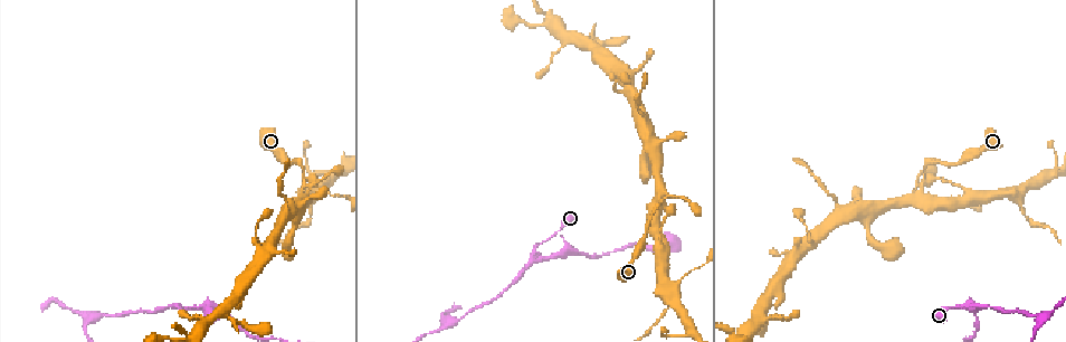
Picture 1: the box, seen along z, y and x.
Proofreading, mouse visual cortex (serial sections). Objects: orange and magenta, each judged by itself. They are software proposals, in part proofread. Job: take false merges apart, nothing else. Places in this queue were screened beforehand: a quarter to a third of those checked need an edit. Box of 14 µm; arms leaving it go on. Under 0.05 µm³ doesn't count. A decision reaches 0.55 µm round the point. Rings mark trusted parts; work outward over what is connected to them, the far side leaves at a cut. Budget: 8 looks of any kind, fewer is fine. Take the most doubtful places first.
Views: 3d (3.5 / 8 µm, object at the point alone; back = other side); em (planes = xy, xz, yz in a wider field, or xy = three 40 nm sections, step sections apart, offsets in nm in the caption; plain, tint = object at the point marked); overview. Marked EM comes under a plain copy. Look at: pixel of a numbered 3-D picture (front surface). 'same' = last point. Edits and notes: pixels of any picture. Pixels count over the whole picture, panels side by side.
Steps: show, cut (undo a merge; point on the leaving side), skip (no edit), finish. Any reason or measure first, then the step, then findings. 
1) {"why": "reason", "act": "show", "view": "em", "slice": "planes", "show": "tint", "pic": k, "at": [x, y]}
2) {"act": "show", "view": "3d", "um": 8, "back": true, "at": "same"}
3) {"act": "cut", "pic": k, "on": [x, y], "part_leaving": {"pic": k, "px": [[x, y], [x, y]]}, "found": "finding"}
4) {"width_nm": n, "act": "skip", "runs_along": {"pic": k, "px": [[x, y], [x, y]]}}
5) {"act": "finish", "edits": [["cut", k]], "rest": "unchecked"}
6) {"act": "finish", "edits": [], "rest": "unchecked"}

{"why": "side arm on a straight run", "act": "show", "view": "3d", "um": 3.5, "pic": 1, "at": [176, 307]}

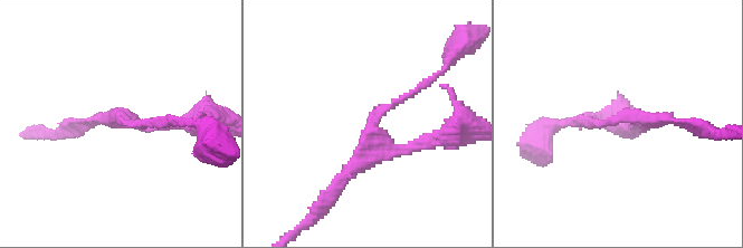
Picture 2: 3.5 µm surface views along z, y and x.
{"arms": 3, "arm_widths_nm": [100, 150, 200], "act": "show", "view": "em", "slice": "xy", "step": 5, "show": "tint", "pic": 2, "at": [119, 115]}

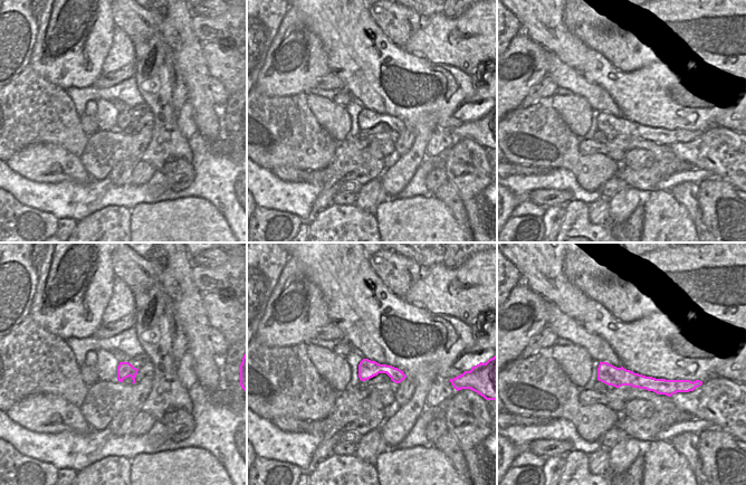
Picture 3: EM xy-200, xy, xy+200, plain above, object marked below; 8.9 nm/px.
{"width_nm": 170, "act": "skip", "runs_along": {"pic": 3, "px": [[600, 370], [615, 377], [672, 388]]}, "found": "continuous, no second cell"}

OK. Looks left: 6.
{"why": "calibre changes", "act": "show", "view": "3d", "um": 8, "back": true, "pic": 1, "at": [94, 315]}

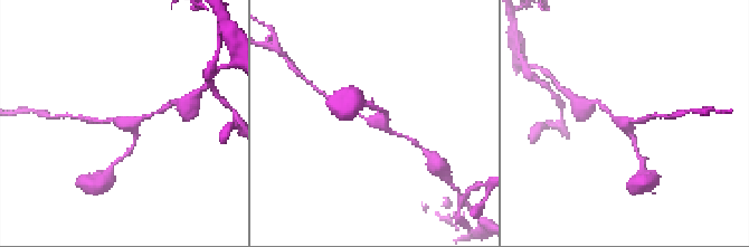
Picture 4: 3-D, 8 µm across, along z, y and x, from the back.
{"why": "closer look", "act": "show", "view": "3d", "um": 3.5, "pic": 4, "at": [125, 122]}

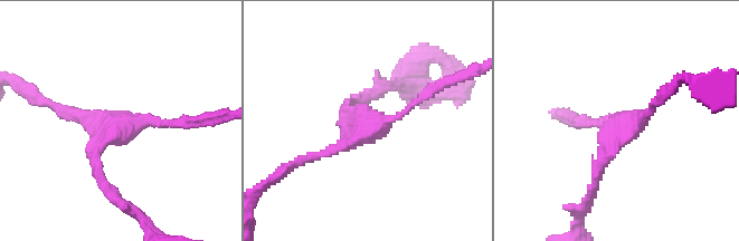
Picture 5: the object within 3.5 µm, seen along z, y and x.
{"arms": 3, "arm_widths_nm": [150, 150, 150], "act": "show", "view": "em", "slice": "xy", "step": 3, "show": "tint", "pic": 5, "at": [619, 127]}

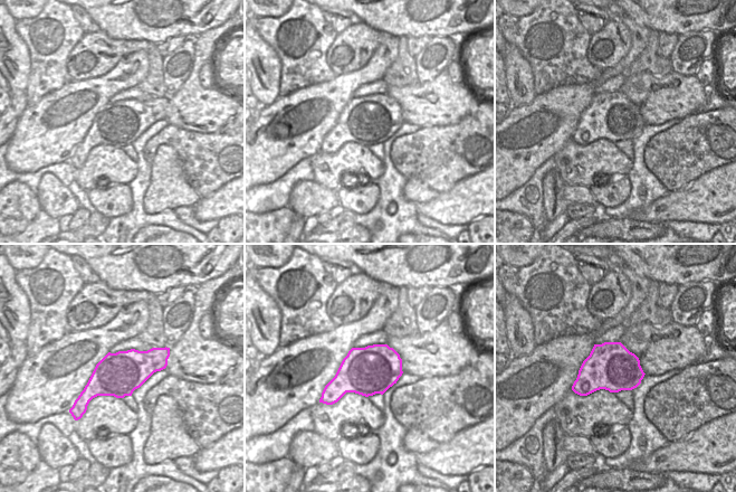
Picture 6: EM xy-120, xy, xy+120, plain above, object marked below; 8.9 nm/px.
{"act": "skip", "runs_along": {"pic": 5, "px": [[435, 90], [394, 118], [308, 158]]}, "found": "all the same cell"}

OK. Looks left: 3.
{"why": "sharp bend", "act": "show", "view": "3d", "um": 3.5, "pic": 1, "at": [928, 163]}

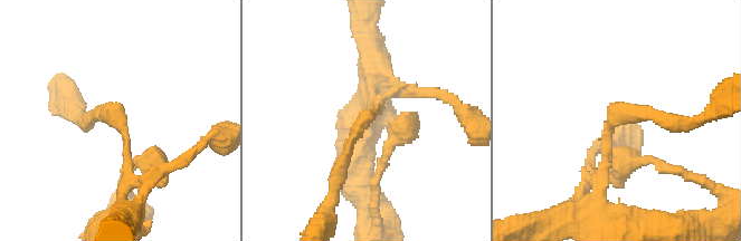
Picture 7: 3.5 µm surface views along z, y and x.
{"act": "show", "view": "em", "slice": "xy", "step": 3, "show": "tint", "pic": 7, "at": [618, 115]}

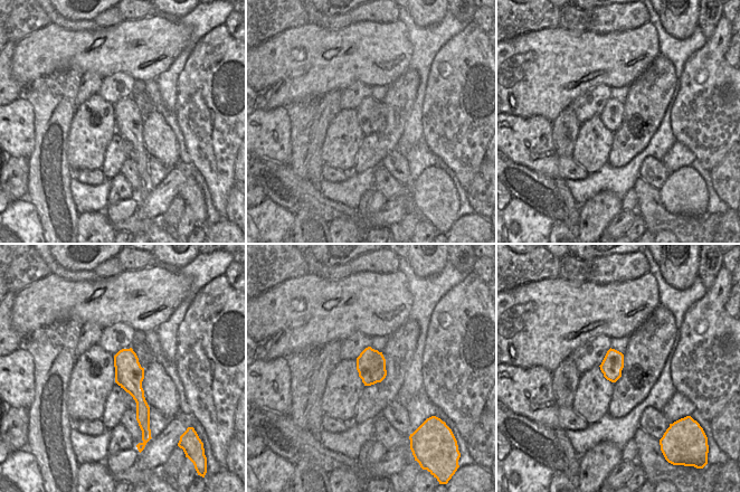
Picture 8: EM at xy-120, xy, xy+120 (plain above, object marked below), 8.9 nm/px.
{"act": "skip", "runs_along": {"pic": 7, "px": [[682, 124], [619, 114], [602, 179]]}, "found": "one cell here"}

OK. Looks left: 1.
{"act": "finish", "edits": [], "rest": "unchecked"}

